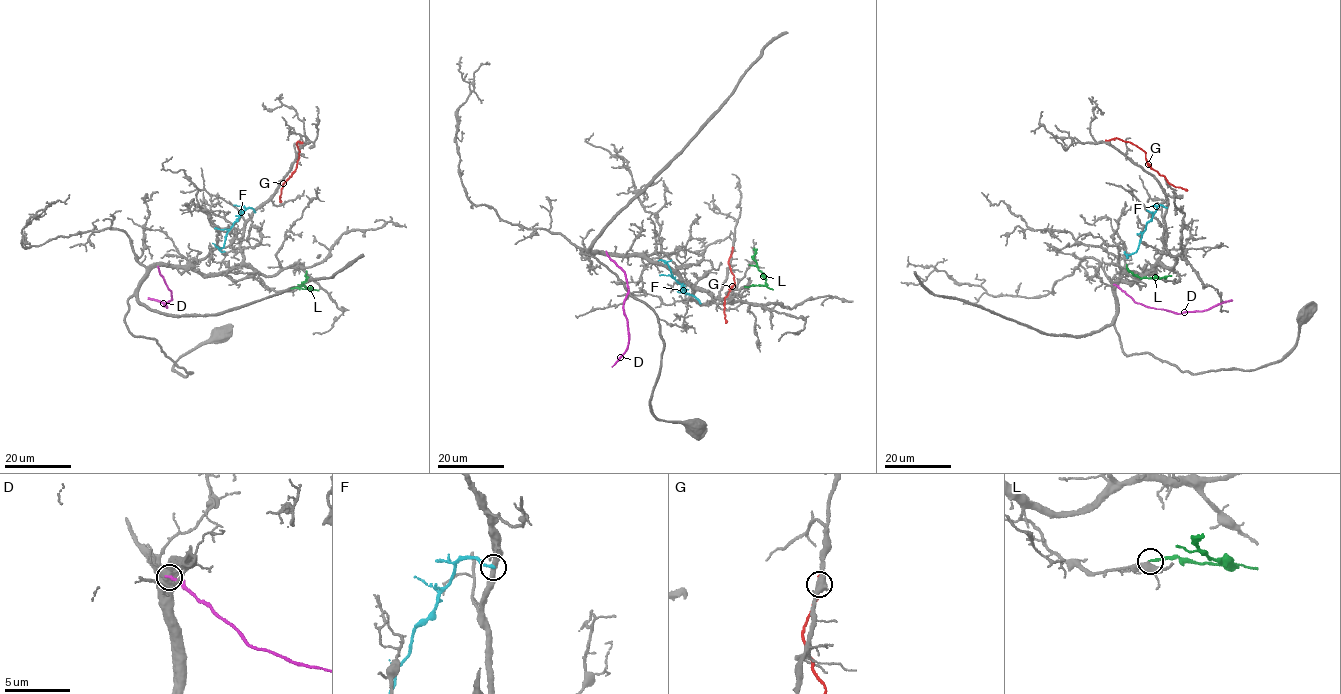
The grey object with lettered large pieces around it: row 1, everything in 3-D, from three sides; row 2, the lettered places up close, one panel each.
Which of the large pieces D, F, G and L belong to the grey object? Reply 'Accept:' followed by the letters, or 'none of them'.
Accept: none of them

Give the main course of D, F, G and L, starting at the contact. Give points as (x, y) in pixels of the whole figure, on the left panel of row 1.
D: (158, 267), (172, 300), (164, 304), (166, 307), (156, 300), (148, 298)
F: (254, 212), (248, 208), (240, 215), (219, 249), (225, 251)
G: (302, 143), (297, 142), (299, 150), (296, 169), (283, 183), (280, 202)
L: (291, 288), (311, 290), (303, 283), (306, 270)

